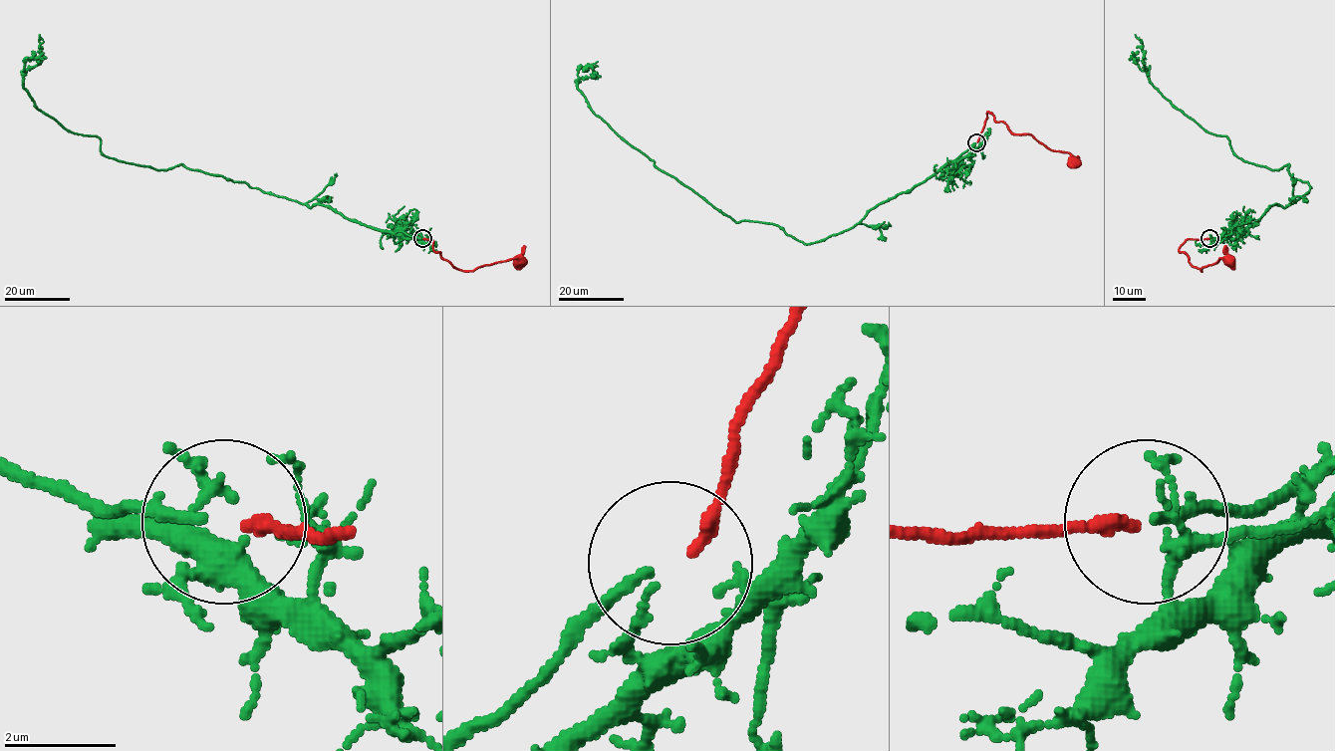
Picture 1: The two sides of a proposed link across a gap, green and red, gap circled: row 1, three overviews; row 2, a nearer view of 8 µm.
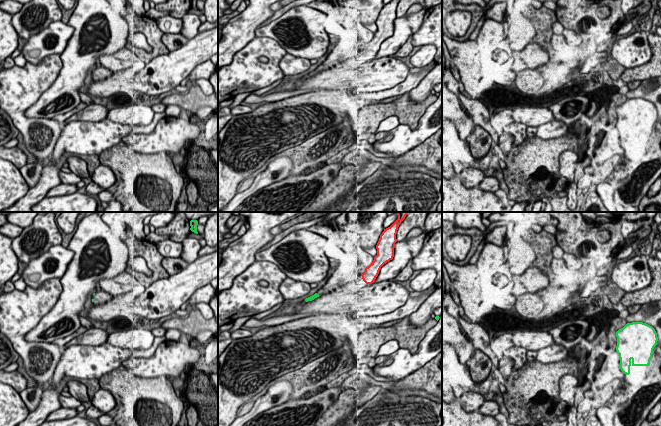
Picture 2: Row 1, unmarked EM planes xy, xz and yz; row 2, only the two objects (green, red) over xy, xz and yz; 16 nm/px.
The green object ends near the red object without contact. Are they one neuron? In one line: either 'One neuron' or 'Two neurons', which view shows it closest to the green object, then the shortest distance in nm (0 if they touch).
One neuron. Closest in xz. Distance 750 nm

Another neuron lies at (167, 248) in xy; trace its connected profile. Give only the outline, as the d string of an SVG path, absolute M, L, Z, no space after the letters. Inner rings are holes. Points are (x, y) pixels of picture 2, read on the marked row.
M169 239L158 242L156 246L164 258L180 257L183 250L182 242L175 242Z

